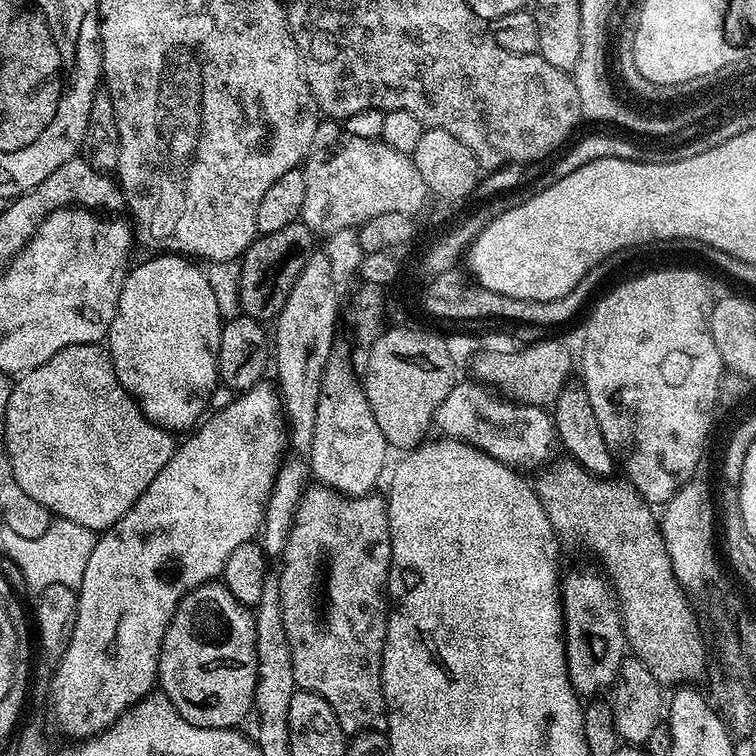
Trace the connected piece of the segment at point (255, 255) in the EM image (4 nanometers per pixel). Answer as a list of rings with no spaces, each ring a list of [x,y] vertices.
[[[303,222],[282,226],[282,230],[257,235],[238,261],[240,311],[243,315],[261,322],[271,322],[280,313],[282,306],[286,306],[286,298],[290,298],[290,290],[298,274],[302,274],[306,262],[313,254],[312,239],[314,239],[312,229]]]

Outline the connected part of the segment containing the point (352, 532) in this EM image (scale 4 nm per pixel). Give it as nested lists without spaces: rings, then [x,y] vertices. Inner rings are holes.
[[[323,486],[305,488],[282,557],[284,569],[278,572],[282,594],[282,622],[288,620],[288,612],[368,612],[368,644],[360,640],[360,644],[352,648],[352,656],[356,656],[352,664],[360,664],[360,676],[364,676],[364,684],[360,684],[360,688],[364,688],[364,696],[328,696],[325,700],[330,710],[334,710],[345,734],[374,732],[383,729],[388,722],[380,671],[384,661],[384,643],[388,629],[390,601],[386,593],[388,571],[392,565],[392,547],[388,506],[383,495],[376,495],[343,496],[340,492]]]

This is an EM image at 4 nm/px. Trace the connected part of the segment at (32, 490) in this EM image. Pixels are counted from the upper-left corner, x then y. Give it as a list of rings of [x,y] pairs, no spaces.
[[[79,344],[78,346],[66,346],[66,350],[58,350],[58,354],[54,354],[54,358],[42,362],[42,366],[38,366],[34,370],[23,373],[13,383],[10,406],[6,410],[6,430],[2,434],[2,447],[8,452],[10,466],[14,470],[14,478],[18,478],[18,486],[22,486],[22,490],[26,490],[26,494],[30,494],[30,498],[34,498],[36,502],[42,502],[42,506],[46,506],[46,510],[52,513],[53,517],[78,522],[78,526],[86,526],[94,534],[103,534],[108,528],[113,528],[132,509],[134,502],[138,502],[138,498],[142,498],[142,494],[148,489],[150,482],[154,482],[154,478],[158,478],[158,470],[162,470],[162,466],[166,466],[166,462],[170,462],[170,458],[176,453],[178,447],[177,441],[172,441],[172,436],[173,433],[169,429],[149,420],[143,409],[140,408],[139,399],[126,391],[122,382],[118,382],[118,374],[114,370],[112,355],[108,353],[107,347],[100,344]]]

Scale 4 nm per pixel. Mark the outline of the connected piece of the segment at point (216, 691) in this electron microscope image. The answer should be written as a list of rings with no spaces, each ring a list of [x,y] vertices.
[[[222,582],[203,584],[195,588],[190,594],[184,596],[160,647],[158,688],[163,696],[170,698],[170,702],[174,702],[174,710],[178,710],[178,714],[182,714],[182,718],[186,718],[186,722],[190,722],[194,726],[202,726],[203,728],[236,728],[247,718],[248,711],[250,713],[253,711],[256,684],[255,630],[256,617],[253,609],[249,605],[240,604],[238,598],[234,598],[234,594],[230,594],[230,590]]]

